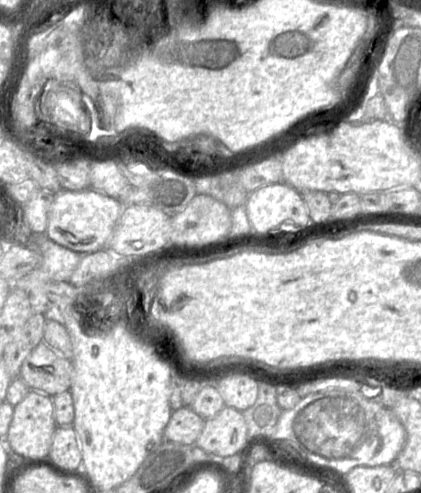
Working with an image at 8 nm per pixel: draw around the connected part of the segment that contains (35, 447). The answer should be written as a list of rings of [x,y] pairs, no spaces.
[[[29,390],[16,406],[6,434],[10,449],[29,460],[48,456],[57,425],[52,397]]]

